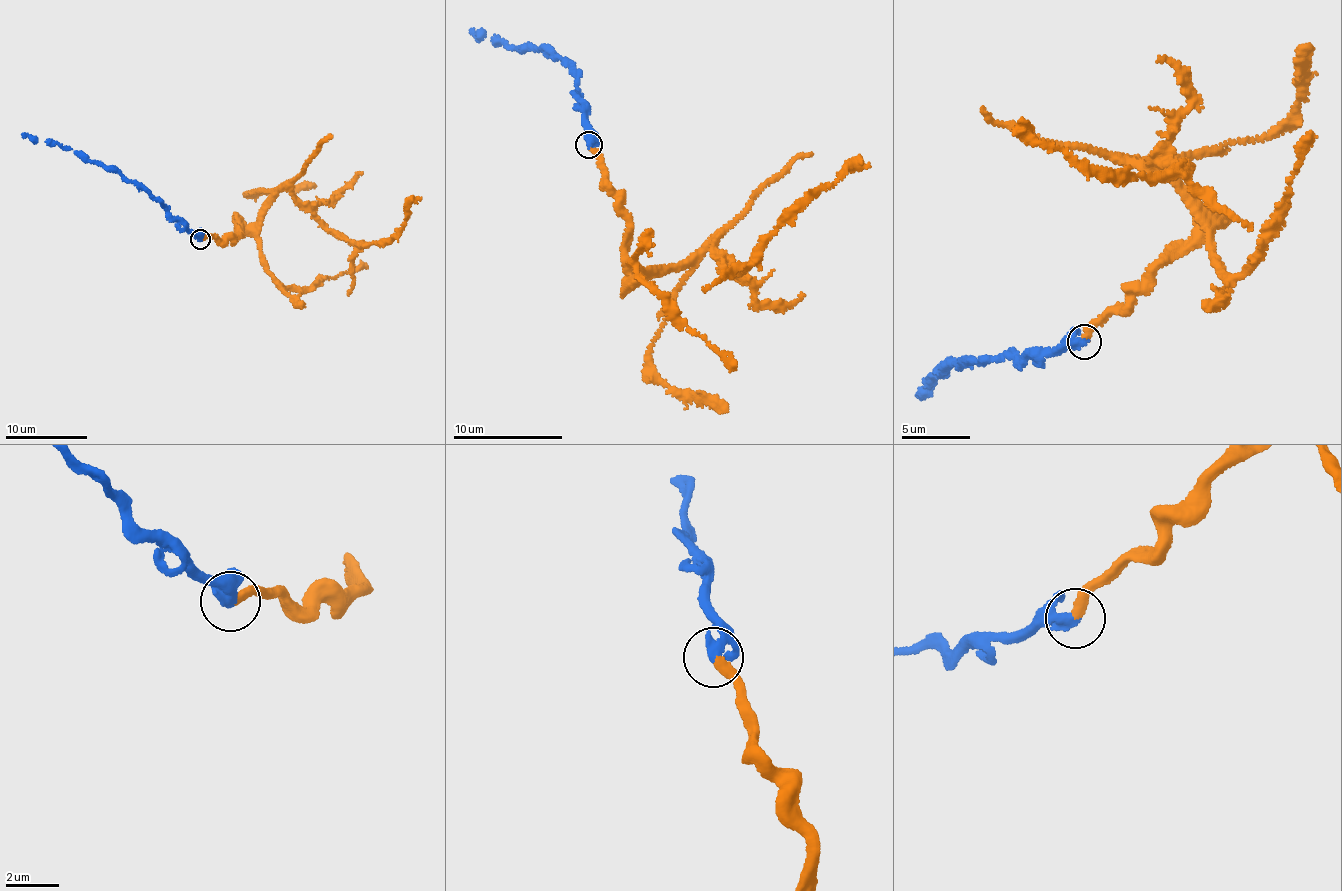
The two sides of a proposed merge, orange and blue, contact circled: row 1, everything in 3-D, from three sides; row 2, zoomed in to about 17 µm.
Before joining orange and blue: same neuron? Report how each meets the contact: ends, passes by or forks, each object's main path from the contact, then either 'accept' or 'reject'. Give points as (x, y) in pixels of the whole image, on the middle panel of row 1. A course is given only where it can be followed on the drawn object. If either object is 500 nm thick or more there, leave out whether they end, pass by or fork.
orange ends there; blue ends there; orange runs (588, 146), (637, 277), (708, 245), (728, 272), (757, 261), (822, 187), (869, 163); blue runs (588, 146), (586, 103), (576, 89), (575, 67), (544, 49), (523, 50), (471, 29); accept

